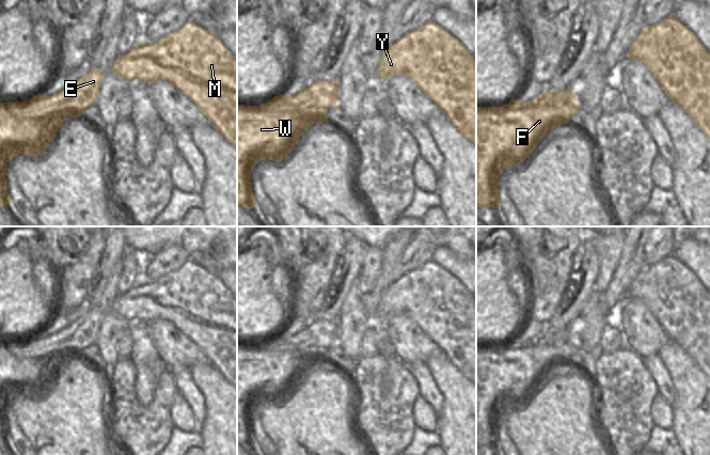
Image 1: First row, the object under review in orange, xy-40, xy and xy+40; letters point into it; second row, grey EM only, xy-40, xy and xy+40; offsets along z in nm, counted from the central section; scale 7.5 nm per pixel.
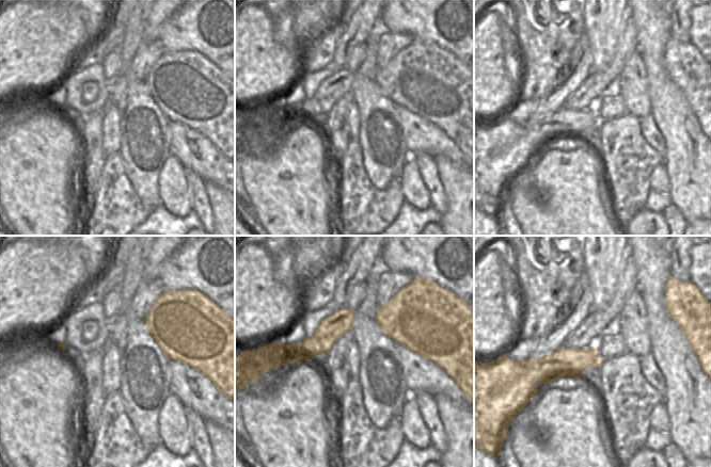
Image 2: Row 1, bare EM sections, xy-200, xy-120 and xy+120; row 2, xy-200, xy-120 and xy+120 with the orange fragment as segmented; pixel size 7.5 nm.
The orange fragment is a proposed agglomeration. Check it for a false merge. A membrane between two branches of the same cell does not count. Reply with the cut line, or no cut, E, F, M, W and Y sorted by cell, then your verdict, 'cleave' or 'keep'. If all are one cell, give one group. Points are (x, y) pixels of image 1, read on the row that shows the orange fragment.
cut in xy+40 along (571, 98), (565, 104), (546, 106), (511, 108), (507, 105); E M Y / F W; cleave

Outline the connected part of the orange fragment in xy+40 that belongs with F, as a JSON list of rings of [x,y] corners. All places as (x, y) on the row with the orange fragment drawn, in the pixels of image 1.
[[[571,98],[566,105],[547,107],[527,107],[514,109],[508,105],[502,107],[476,107],[476,206],[498,208],[501,203],[499,176],[504,169],[523,162],[535,150],[543,136],[569,120],[580,110],[580,101]]]

